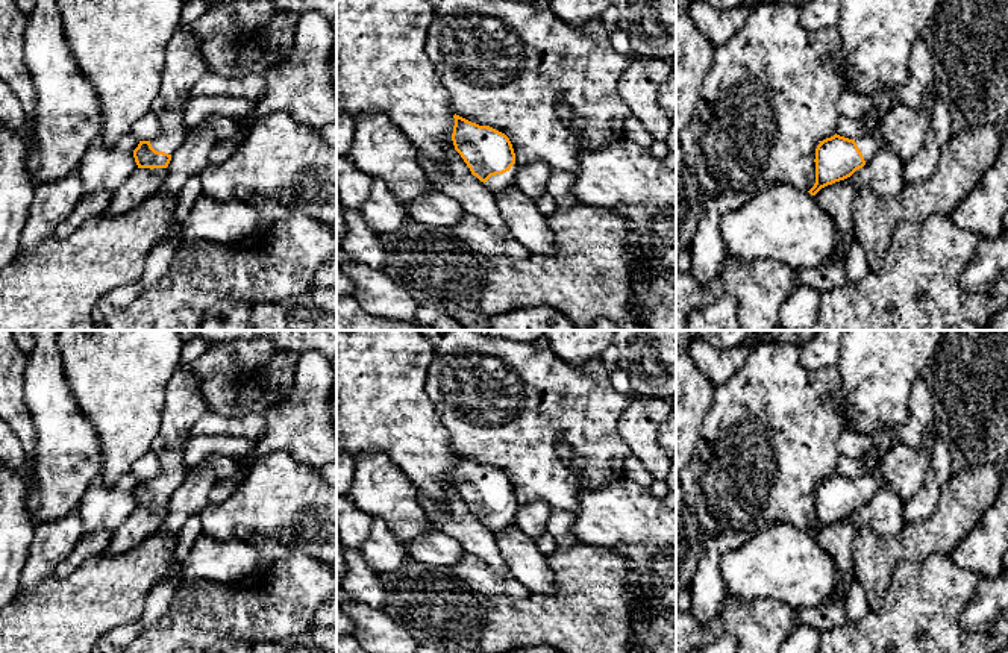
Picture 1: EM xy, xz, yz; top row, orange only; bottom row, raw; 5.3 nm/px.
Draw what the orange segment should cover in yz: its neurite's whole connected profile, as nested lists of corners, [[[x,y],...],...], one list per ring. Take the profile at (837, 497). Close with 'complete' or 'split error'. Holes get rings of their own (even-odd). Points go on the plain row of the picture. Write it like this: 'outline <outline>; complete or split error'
outline [[[881,459],[876,464],[872,464],[867,473],[861,477],[856,479],[849,479],[840,474],[834,474],[831,477],[826,477],[820,480],[820,483],[815,488],[815,523],[814,526],[808,530],[811,535],[815,535],[822,527],[832,524],[835,521],[844,520],[850,517],[856,509],[862,508],[882,486],[884,480],[882,476],[878,473],[878,465]]]; split error

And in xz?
outline [[[453,455],[452,480],[471,514],[484,521],[494,533],[515,524],[515,492],[509,477],[490,467]]]; split error

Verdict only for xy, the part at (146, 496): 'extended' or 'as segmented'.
extended

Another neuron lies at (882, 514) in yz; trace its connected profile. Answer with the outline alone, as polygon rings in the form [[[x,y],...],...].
[[[887,486],[879,491],[849,518],[858,529],[870,529],[881,536],[896,536],[903,529],[905,501]]]

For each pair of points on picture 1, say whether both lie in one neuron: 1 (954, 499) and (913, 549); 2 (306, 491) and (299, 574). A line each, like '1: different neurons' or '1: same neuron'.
1: same neuron
2: different neurons

